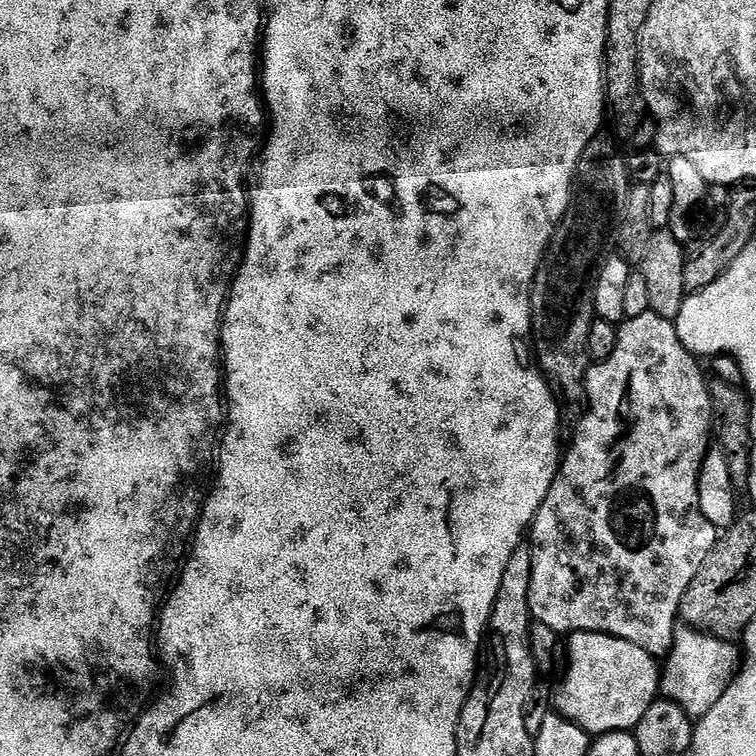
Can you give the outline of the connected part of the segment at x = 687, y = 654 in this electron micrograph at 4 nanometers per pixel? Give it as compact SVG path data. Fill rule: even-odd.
M687 626L681 627L676 633L671 652L662 664L660 690L663 699L672 700L685 714L693 718L705 716L707 712L714 710L714 702L718 702L718 698L726 694L729 684L733 683L738 675L738 669L742 663L742 652L741 649L736 649L736 646L733 641L719 640L717 636L710 636L706 632L698 632Z

